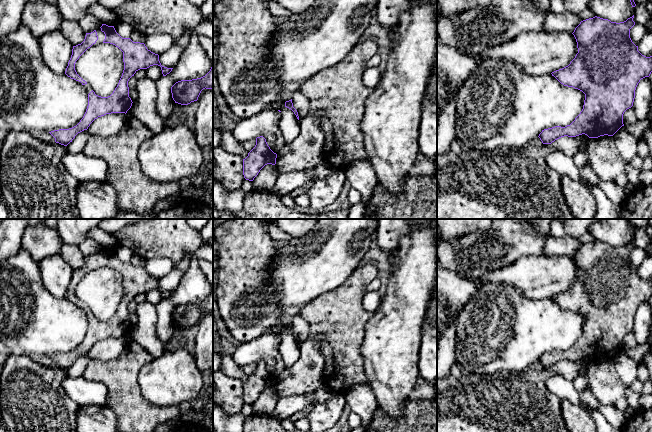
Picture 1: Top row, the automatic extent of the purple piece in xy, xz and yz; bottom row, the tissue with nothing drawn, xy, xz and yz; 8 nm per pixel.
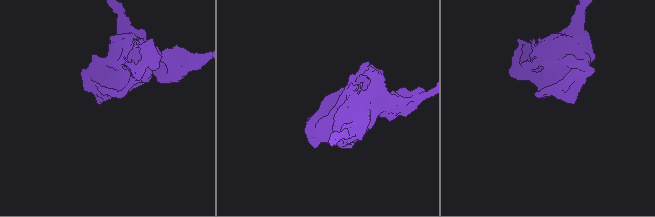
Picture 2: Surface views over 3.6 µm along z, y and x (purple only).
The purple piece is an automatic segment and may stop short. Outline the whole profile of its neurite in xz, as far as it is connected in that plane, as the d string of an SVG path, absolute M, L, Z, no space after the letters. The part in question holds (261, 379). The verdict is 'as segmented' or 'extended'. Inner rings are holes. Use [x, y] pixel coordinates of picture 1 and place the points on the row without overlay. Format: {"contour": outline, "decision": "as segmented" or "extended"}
{"contour": "M263 360L256 362L255 371L243 383L243 399L246 404L253 405L260 394L267 388L276 388L277 378L268 370Z", "decision": "as segmented"}

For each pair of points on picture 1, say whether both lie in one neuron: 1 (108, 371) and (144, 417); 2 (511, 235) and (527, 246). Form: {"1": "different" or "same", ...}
{"1": "same", "2": "same"}

